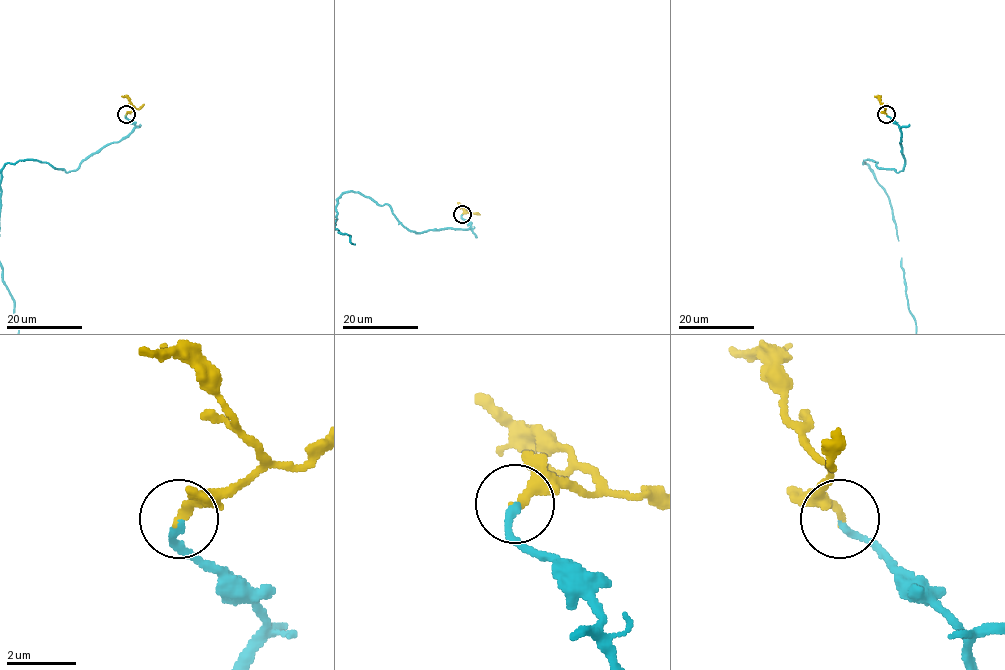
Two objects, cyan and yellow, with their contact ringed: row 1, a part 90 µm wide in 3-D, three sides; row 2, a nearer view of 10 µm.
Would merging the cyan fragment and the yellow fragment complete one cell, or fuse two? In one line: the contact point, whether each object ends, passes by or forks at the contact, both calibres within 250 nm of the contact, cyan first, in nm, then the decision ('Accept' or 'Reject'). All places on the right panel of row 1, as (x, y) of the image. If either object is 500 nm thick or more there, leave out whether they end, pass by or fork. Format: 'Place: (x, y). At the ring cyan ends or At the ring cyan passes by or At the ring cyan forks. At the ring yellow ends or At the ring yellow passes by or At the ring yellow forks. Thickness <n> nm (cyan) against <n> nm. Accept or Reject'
Place: (886, 114). At the ring cyan ends. At the ring yellow ends. Thickness 200 nm (cyan) against 280 nm. Accept

